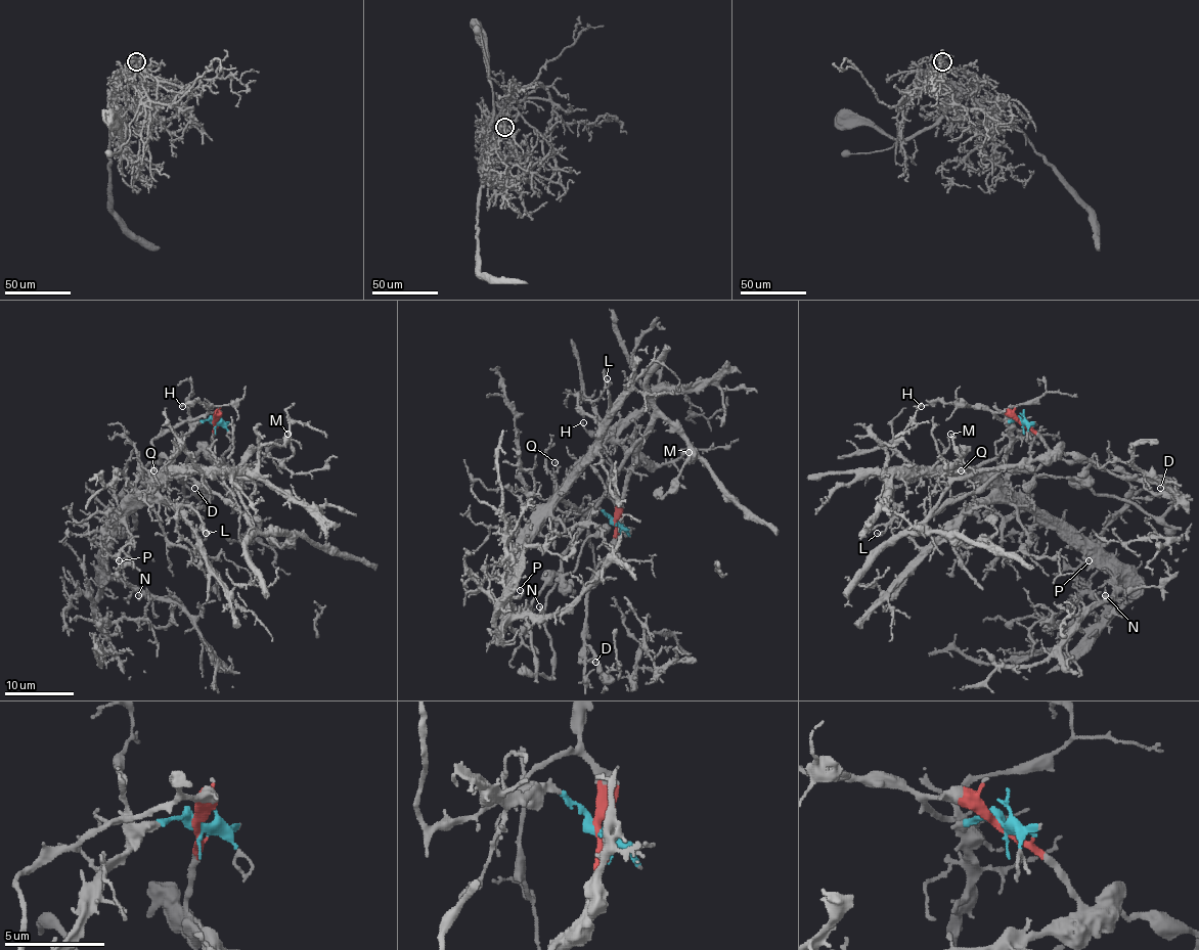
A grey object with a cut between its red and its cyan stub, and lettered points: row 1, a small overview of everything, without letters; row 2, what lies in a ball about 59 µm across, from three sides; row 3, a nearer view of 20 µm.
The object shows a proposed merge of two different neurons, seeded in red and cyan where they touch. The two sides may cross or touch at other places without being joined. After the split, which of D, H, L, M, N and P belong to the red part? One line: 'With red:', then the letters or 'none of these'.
With red: D, H

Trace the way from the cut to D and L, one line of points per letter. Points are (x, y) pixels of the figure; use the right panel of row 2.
D: (1021, 422), (1049, 448), (1068, 455), (1081, 455), (1120, 477), (1158, 482), (1160, 488)
L: (1021, 422), (1009, 423), (991, 492), (942, 534), (924, 547), (895, 519), (897, 505), (877, 534)

